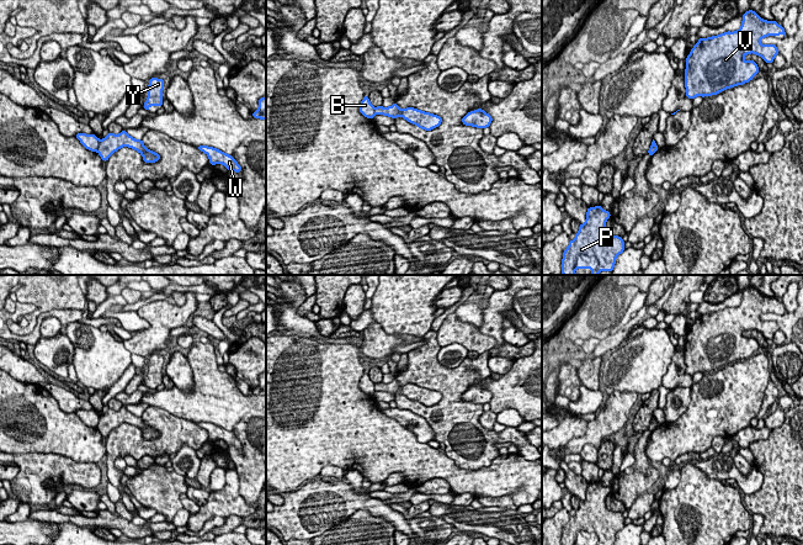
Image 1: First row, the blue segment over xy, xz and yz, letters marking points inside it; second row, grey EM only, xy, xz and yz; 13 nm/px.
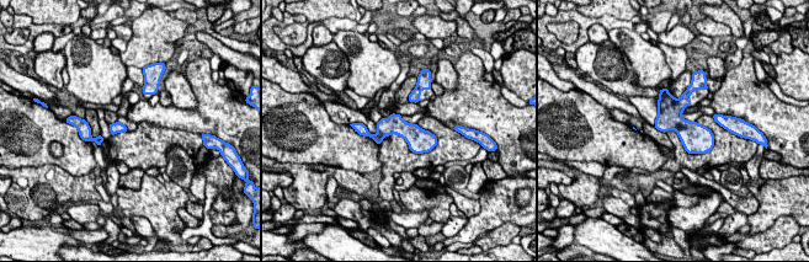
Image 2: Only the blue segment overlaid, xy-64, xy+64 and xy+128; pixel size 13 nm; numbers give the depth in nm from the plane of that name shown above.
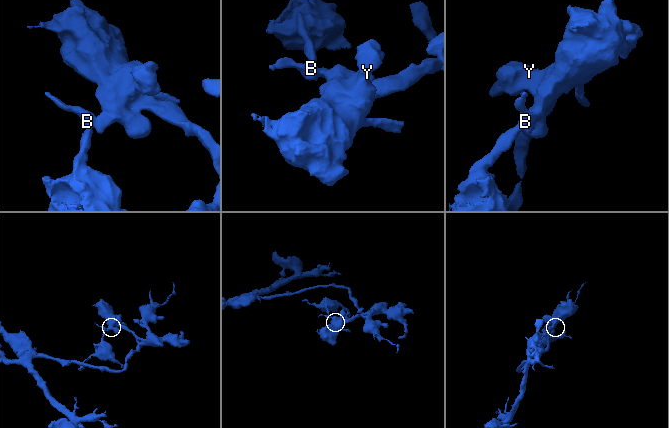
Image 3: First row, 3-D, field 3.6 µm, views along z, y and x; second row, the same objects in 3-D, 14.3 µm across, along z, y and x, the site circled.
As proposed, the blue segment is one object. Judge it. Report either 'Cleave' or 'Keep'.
Cleave

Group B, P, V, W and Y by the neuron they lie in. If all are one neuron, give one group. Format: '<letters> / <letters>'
B P / V W Y

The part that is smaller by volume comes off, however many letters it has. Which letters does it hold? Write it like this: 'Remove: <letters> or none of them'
Remove: B, P

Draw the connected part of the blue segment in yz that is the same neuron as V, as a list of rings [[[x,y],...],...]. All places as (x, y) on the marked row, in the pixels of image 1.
[[[749,10],[743,15],[738,31],[700,38],[686,58],[686,97],[717,95],[753,80],[760,69],[756,62],[748,62],[744,57],[754,53],[766,63],[773,63],[777,47],[762,44],[760,39],[778,35],[786,37],[781,25],[762,20],[757,12]]]

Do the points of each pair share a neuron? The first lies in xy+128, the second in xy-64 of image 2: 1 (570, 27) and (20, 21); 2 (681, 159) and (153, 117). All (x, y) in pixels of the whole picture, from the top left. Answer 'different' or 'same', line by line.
1: different
2: different

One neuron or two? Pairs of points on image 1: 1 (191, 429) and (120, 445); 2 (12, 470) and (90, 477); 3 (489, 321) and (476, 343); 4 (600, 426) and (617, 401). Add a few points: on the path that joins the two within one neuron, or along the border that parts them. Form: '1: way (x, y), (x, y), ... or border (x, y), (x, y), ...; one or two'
1: way (174, 435), (163, 445), (137, 445); one
2: border (12, 463), (19, 469), (12, 480); two
3: border (476, 327), (490, 336), (496, 344); two
4: way (606, 419), (617, 407); one

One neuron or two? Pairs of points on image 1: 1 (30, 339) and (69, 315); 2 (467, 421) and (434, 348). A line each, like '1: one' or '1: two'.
1: one
2: one

